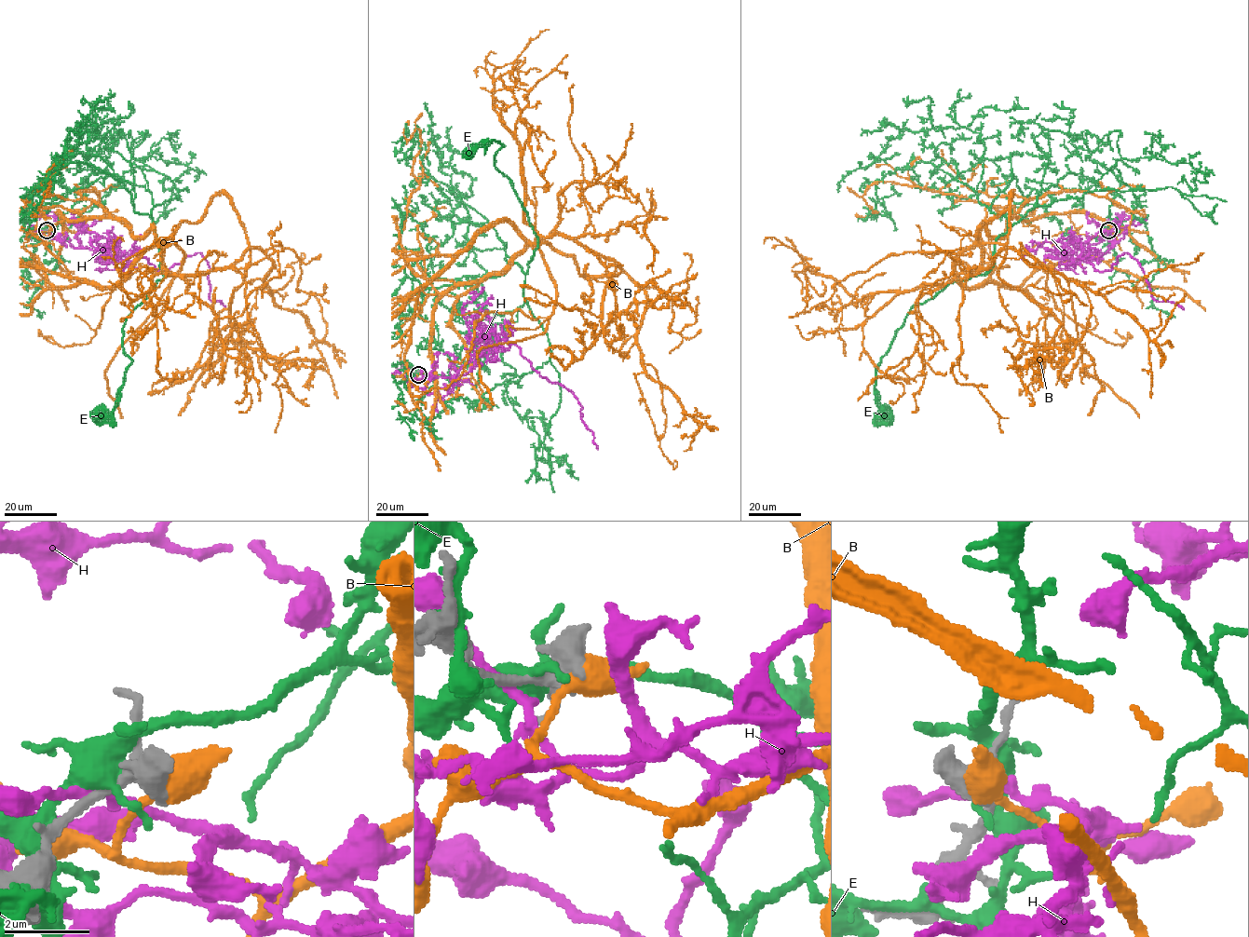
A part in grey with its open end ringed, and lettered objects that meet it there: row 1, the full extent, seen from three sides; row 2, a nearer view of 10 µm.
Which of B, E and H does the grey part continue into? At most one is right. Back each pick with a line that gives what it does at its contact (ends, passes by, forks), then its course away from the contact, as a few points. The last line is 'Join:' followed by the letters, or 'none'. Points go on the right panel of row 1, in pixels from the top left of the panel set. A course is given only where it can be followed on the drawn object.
Join: none

